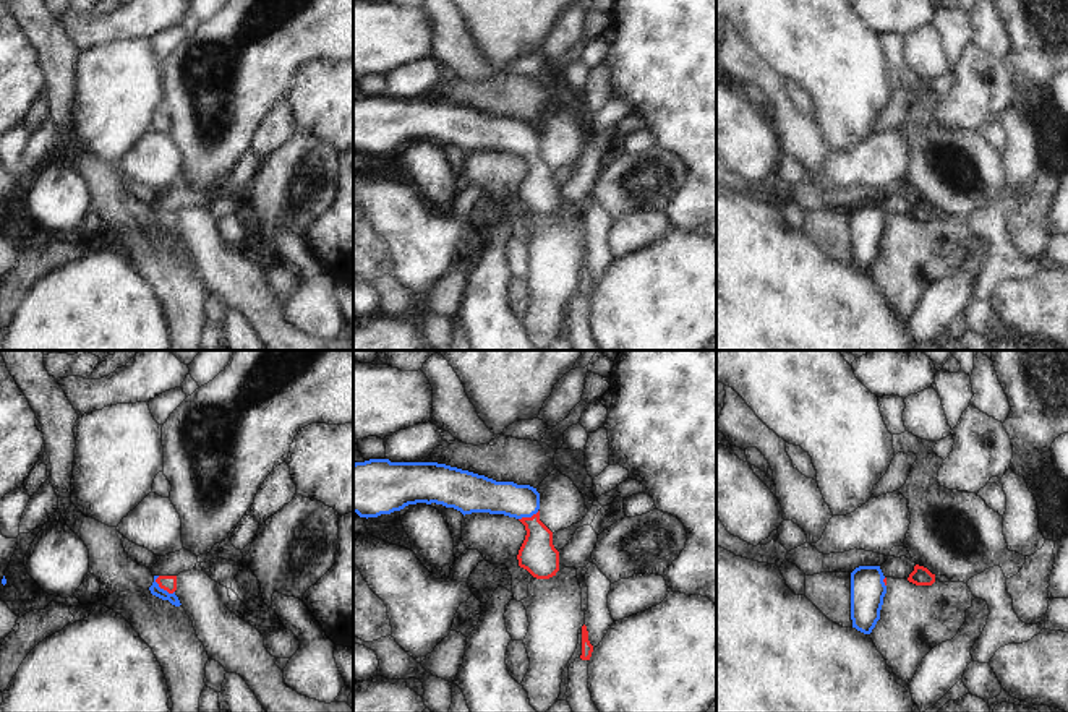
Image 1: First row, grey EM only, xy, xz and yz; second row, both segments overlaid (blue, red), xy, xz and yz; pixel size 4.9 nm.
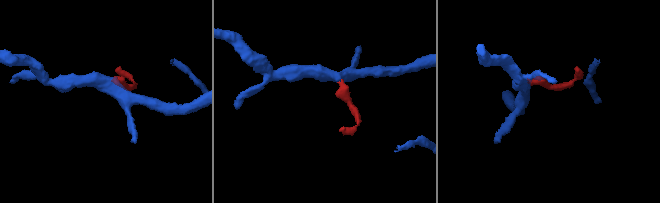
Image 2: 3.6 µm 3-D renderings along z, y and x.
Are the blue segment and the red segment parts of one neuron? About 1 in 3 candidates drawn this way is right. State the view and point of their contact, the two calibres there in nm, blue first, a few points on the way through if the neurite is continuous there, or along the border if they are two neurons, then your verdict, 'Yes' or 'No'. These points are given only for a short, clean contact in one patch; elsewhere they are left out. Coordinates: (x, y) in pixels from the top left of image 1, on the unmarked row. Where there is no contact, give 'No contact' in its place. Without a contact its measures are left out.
Touches blue at xy (162, 226). Thickness 50 nm (blue) against 80 nm. Path across: xy (154, 226), (162, 226), (167, 219). Yes

